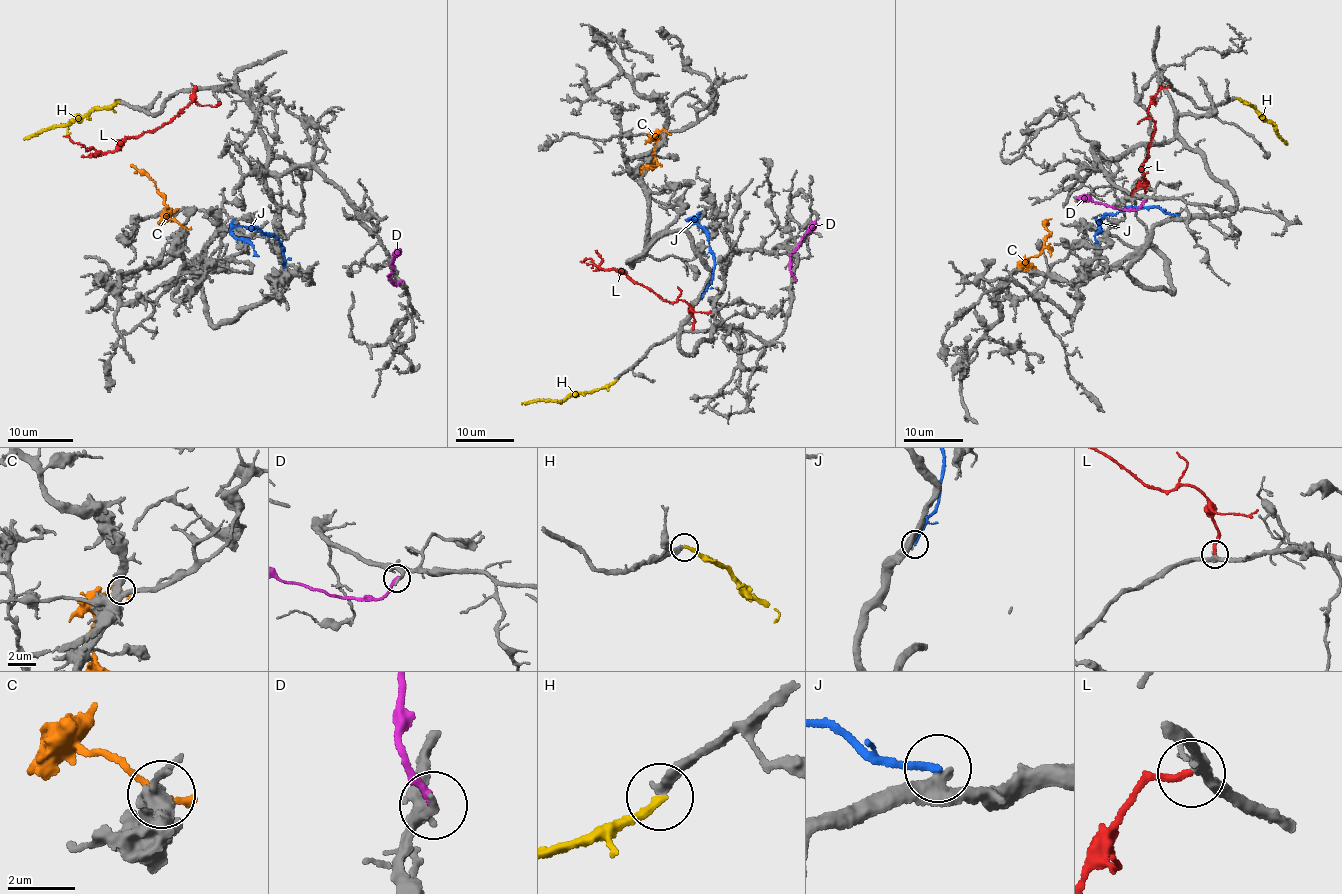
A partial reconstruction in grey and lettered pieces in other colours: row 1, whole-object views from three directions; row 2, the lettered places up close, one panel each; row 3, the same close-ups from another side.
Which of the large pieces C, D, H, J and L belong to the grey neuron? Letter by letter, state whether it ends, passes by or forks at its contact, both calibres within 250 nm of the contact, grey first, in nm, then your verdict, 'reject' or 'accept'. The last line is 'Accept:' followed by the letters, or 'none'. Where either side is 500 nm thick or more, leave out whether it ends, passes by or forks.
C: it ends there; 440 nm thick on the grey side, 240 nm on the other; reject
D: it ends there; 240 nm thick on the grey side, 220 nm on the other; reject
H: it ends there; 320 nm thick on the grey side, 240 nm on the other; accept
J: it ends there; 480 nm thick on the grey side, 220 nm on the other; reject
L: it ends there; 360 nm thick on the grey side, 200 nm on the other; accept
Accept: H, L

